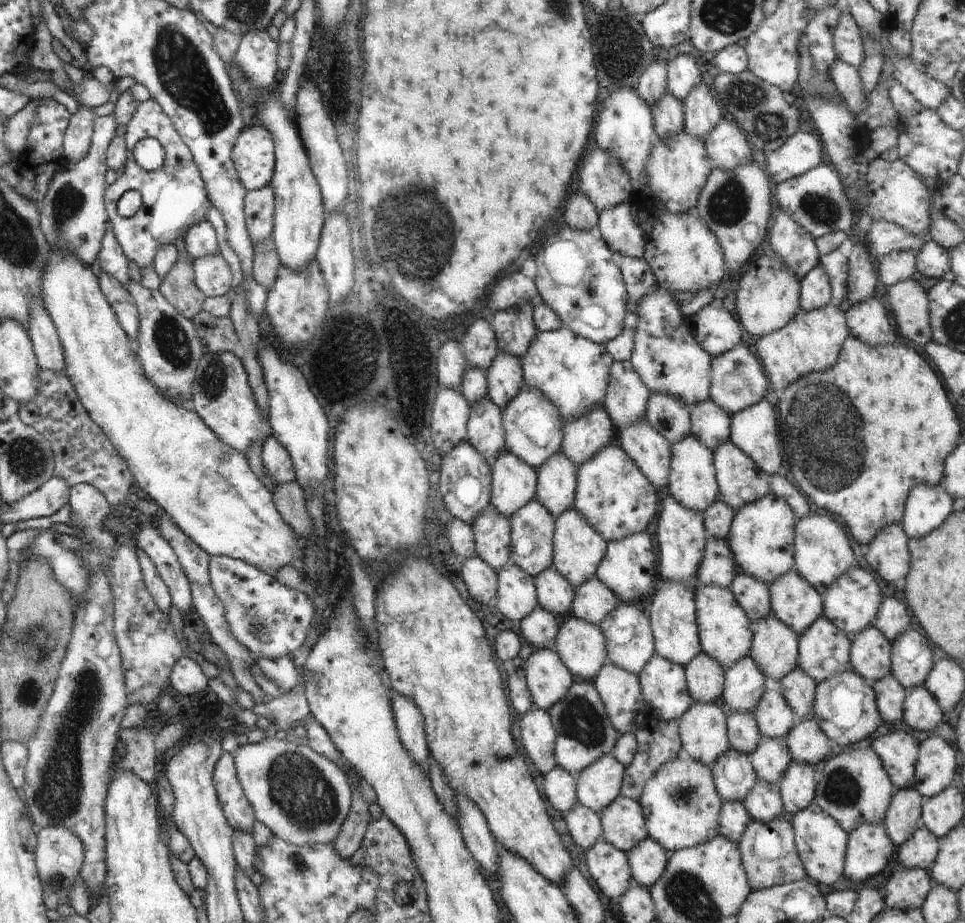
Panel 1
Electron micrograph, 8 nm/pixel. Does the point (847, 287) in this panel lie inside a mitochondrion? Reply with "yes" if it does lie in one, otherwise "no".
no

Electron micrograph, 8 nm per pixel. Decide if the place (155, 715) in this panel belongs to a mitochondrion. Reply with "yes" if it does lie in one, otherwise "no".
no

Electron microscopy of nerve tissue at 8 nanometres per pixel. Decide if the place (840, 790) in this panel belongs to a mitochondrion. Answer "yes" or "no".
yes

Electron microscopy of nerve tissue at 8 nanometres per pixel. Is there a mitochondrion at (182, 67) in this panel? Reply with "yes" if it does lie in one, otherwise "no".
yes

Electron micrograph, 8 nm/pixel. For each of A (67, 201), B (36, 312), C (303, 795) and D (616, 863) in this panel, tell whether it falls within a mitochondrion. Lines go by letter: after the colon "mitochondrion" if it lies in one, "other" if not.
A: mitochondrion
B: other
C: mitochondrion
D: other

